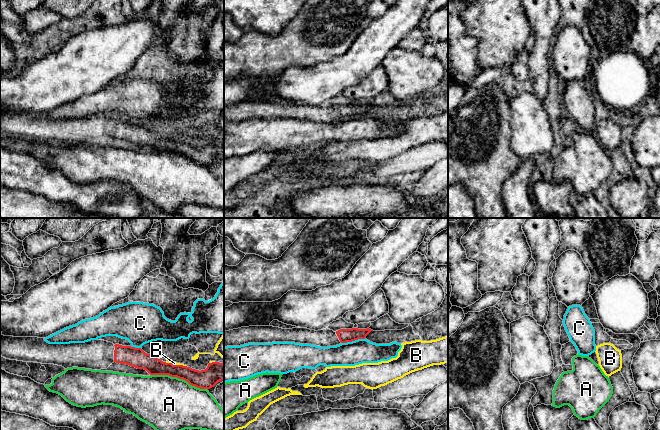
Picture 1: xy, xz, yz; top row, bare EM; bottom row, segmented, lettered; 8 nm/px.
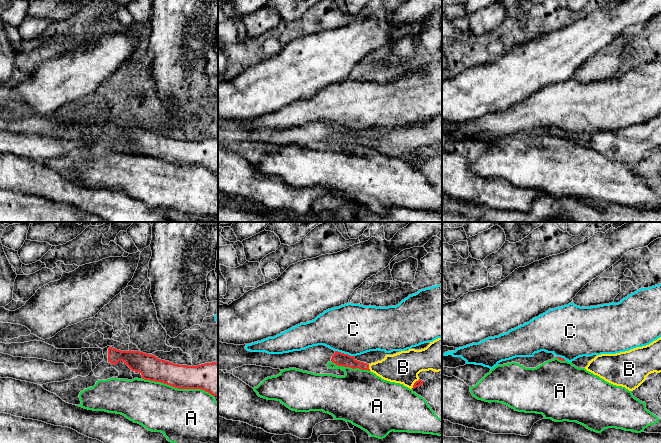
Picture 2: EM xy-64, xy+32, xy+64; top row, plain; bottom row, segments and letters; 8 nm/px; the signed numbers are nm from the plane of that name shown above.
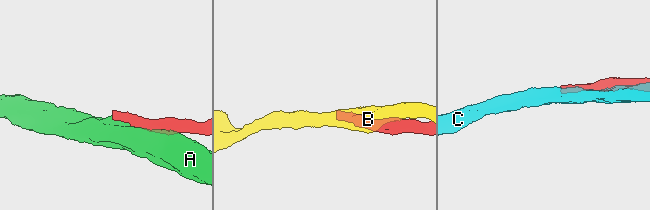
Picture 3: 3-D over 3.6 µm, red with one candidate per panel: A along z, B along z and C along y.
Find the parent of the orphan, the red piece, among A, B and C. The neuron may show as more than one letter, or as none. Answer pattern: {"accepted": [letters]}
{"accepted": []}

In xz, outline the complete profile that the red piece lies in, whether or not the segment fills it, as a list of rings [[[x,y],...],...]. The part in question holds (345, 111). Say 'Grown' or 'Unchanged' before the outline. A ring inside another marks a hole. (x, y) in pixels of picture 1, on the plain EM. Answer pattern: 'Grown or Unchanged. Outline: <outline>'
Grown. Outline: [[[249,102],[224,107],[224,123],[272,118],[295,118],[329,123],[358,115],[365,115],[371,107],[373,106],[369,104],[340,105],[334,108],[328,104],[315,107],[300,103],[282,105],[273,102]]]

